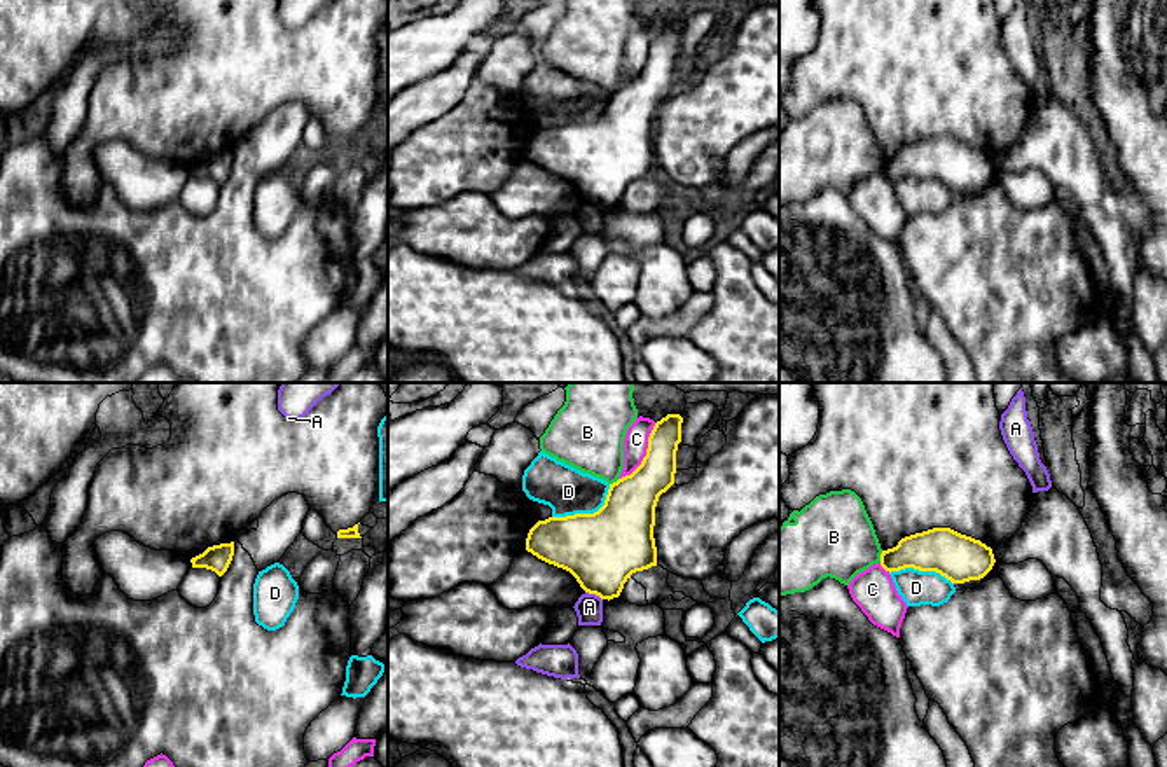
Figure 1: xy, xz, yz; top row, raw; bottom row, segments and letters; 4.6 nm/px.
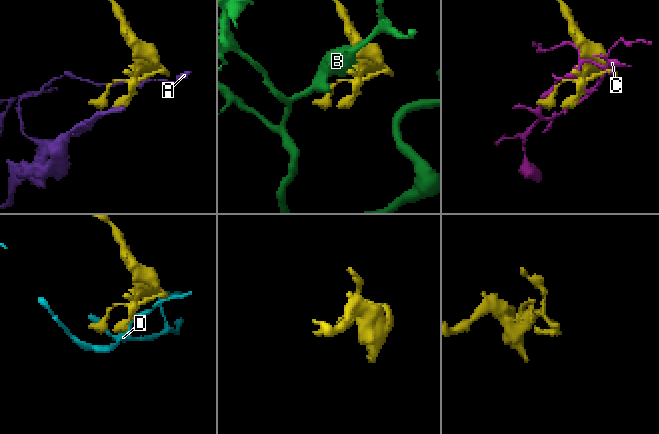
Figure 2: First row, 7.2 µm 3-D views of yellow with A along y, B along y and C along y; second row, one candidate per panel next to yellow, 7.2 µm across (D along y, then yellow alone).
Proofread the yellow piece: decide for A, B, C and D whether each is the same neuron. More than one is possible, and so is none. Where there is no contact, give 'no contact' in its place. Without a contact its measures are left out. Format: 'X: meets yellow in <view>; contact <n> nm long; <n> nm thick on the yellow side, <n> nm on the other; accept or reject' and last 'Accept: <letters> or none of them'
A: meets yellow in xz; contact 90 nm long; 360 nm thick on the yellow side, 130 nm on the other; reject
B: meets yellow in yz; contact 60 nm long; 190 nm thick on the yellow side, 380 nm on the other; reject
C: meets yellow in xz; contact 320 nm long; 240 nm thick on the yellow side, 110 nm on the other; reject
D: meets yellow in xz; contact 320 nm long; 360 nm thick on the yellow side, 220 nm on the other; reject
Accept: none of them

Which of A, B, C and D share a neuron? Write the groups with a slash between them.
A / B / C / D

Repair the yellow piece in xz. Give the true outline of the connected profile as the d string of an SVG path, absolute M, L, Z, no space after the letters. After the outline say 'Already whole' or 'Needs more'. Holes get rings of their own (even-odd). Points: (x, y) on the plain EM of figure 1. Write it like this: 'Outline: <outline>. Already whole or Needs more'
Outline: M667 23L657 30L641 73L631 84L610 93L604 114L597 121L538 129L528 142L526 159L570 180L585 201L608 210L620 204L632 182L657 175L655 115L659 105L674 93L681 31L680 23Z. Already whole

